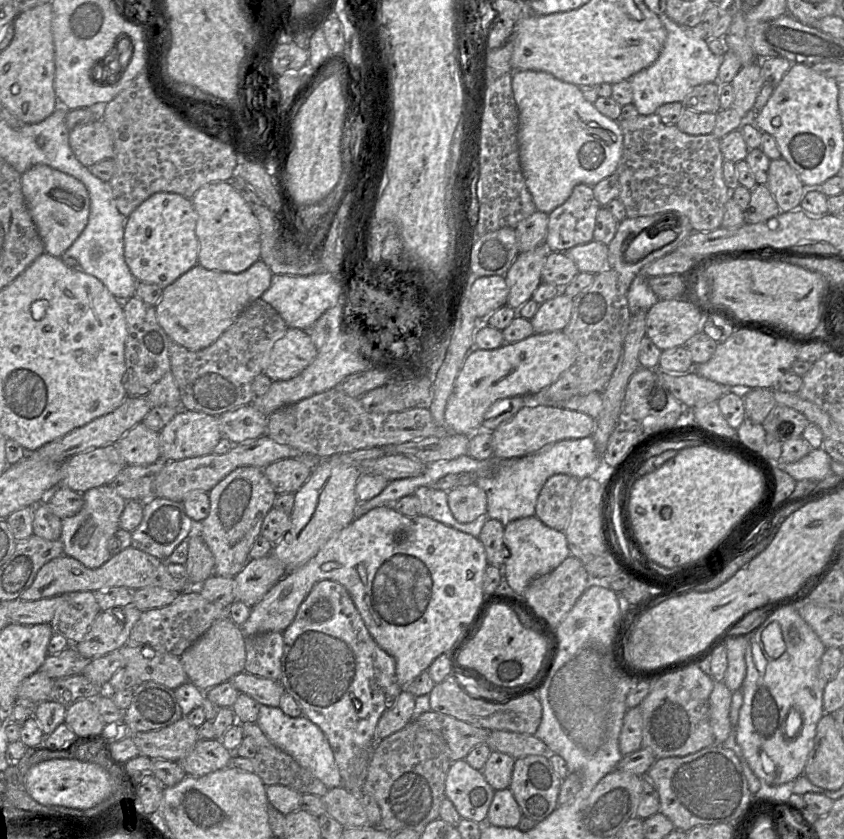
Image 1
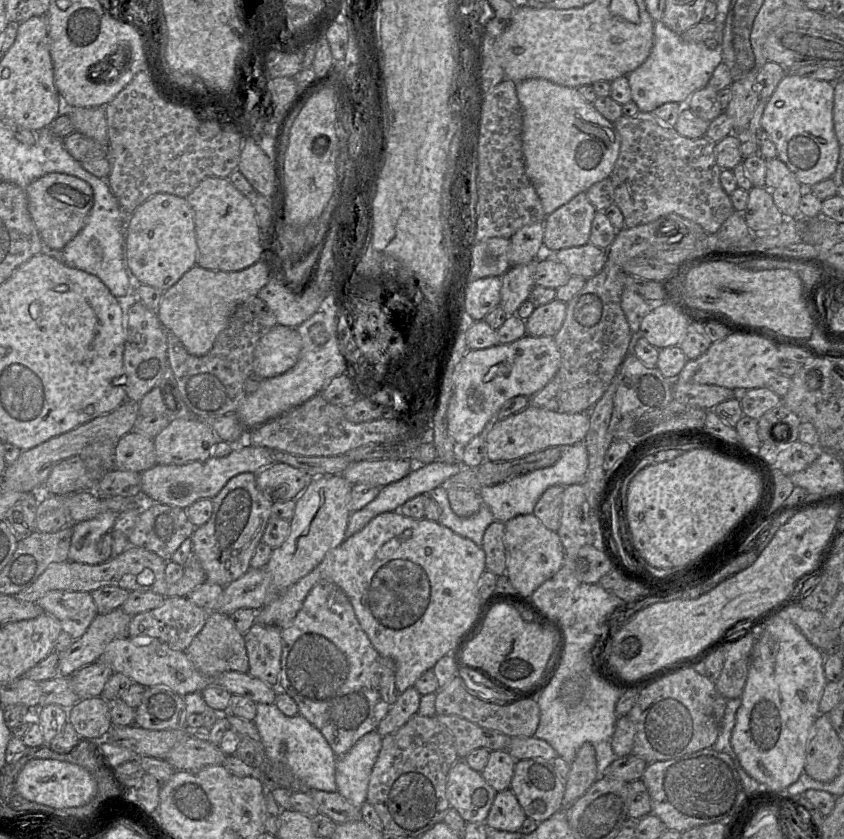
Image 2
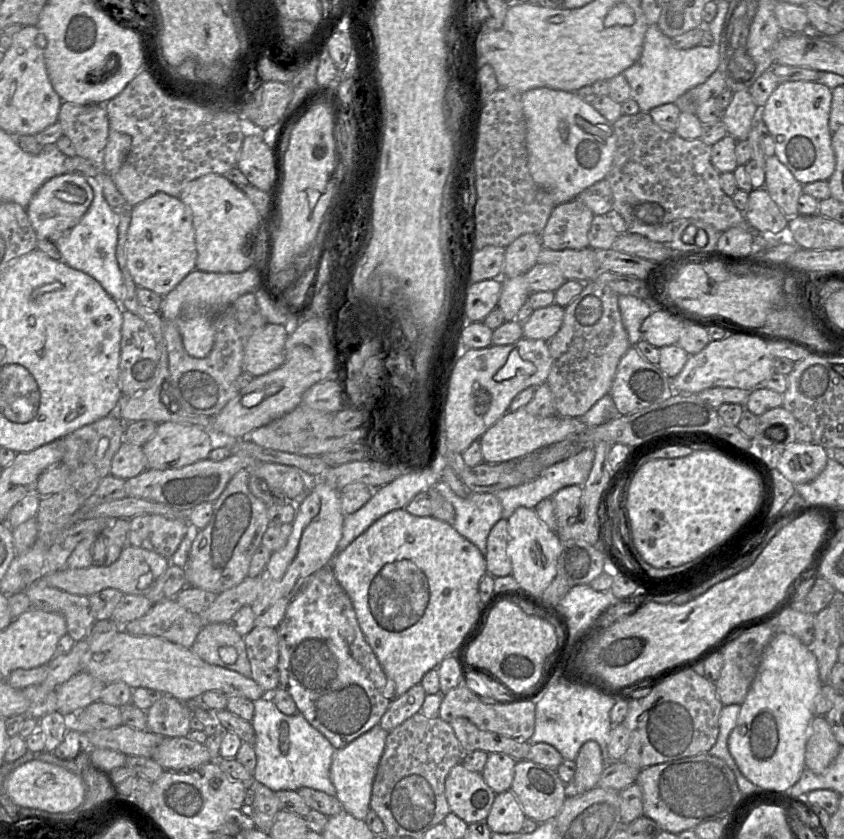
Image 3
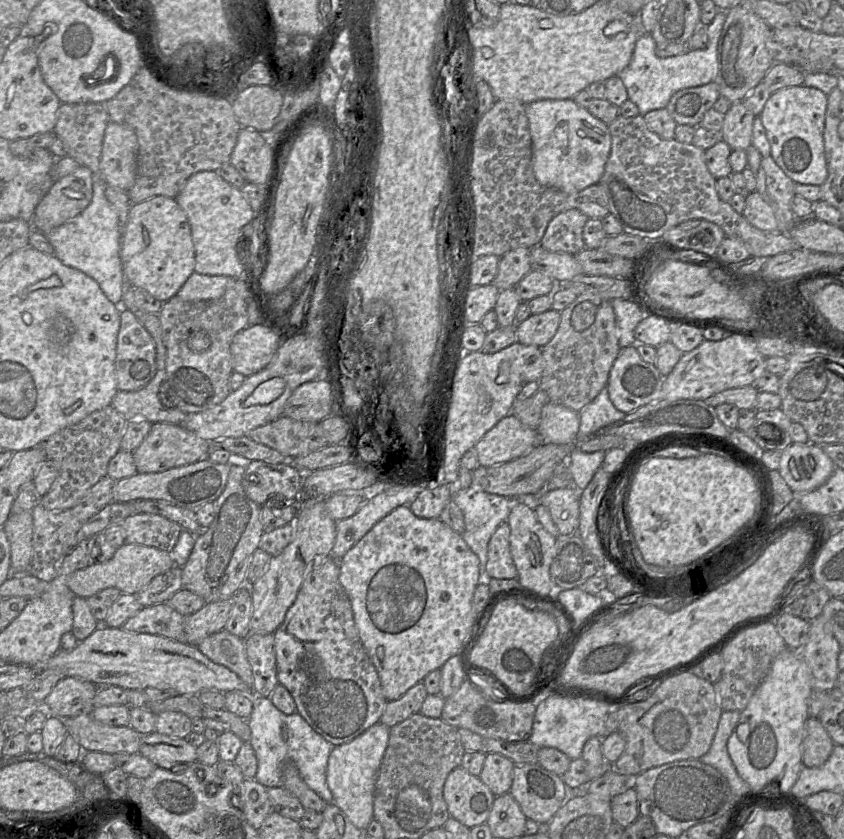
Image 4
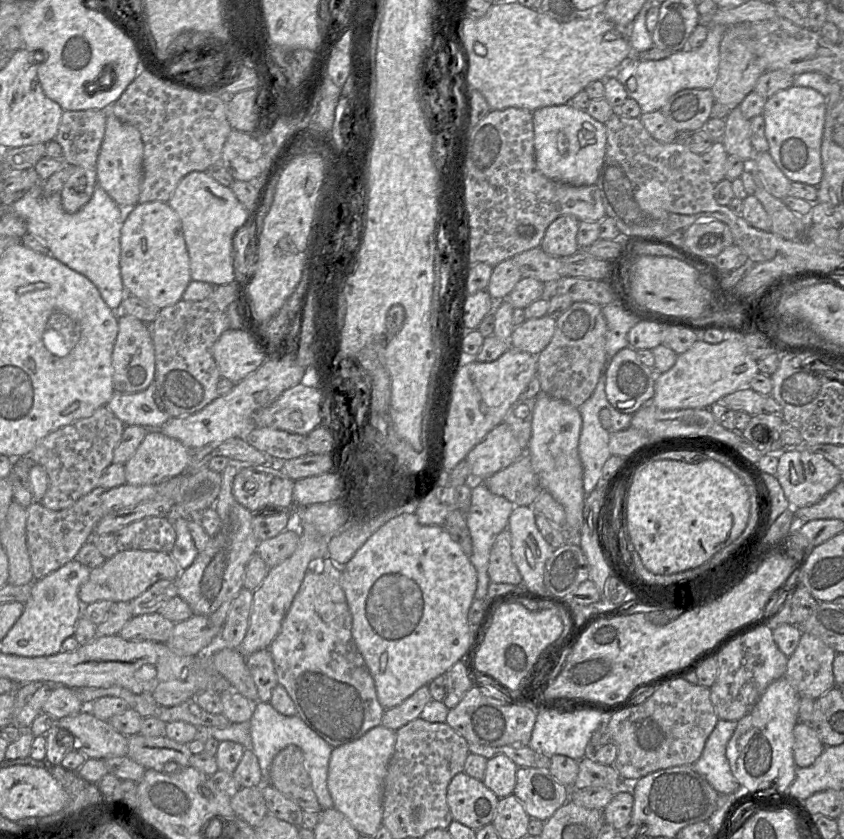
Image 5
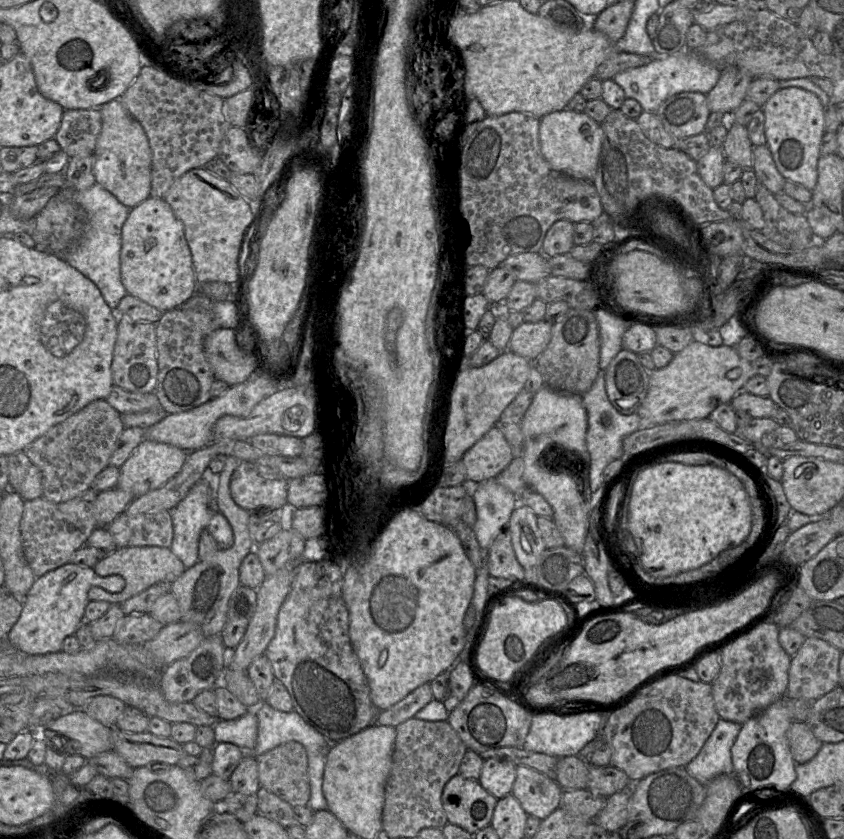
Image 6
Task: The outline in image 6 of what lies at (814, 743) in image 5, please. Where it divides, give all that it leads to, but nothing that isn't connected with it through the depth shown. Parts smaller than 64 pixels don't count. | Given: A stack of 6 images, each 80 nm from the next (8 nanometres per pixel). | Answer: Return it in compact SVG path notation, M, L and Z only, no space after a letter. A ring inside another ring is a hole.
M793 721L787 731L787 739L792 758L797 764L811 760L823 744L805 722Z

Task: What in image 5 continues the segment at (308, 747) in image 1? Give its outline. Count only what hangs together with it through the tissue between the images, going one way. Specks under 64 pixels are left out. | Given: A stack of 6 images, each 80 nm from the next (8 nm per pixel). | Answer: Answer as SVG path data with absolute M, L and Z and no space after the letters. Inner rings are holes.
M255 702L253 704L253 715L249 723L251 744L250 748L245 749L251 749L256 755L263 777L263 784L270 784L269 769L274 757L288 745L296 745L303 752L304 766L309 774L312 788L321 809L333 808L333 800L327 786L328 767L333 747L310 729L297 714L294 716L282 715L270 703Z

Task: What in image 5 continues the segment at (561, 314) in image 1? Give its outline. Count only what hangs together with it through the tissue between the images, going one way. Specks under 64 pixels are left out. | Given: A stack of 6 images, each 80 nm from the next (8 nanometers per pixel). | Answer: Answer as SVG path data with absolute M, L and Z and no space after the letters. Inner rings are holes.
M545 315L526 319L515 327L510 337L510 347L538 355L550 343L555 332L556 319Z

